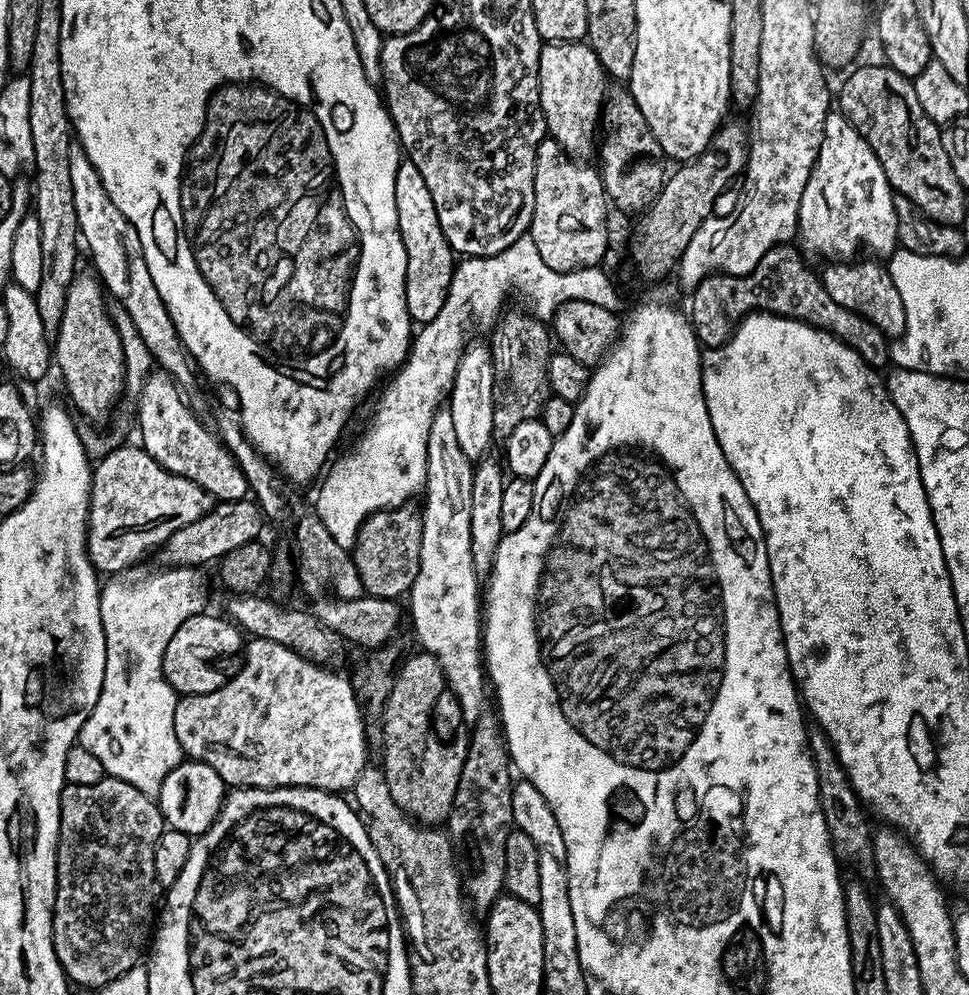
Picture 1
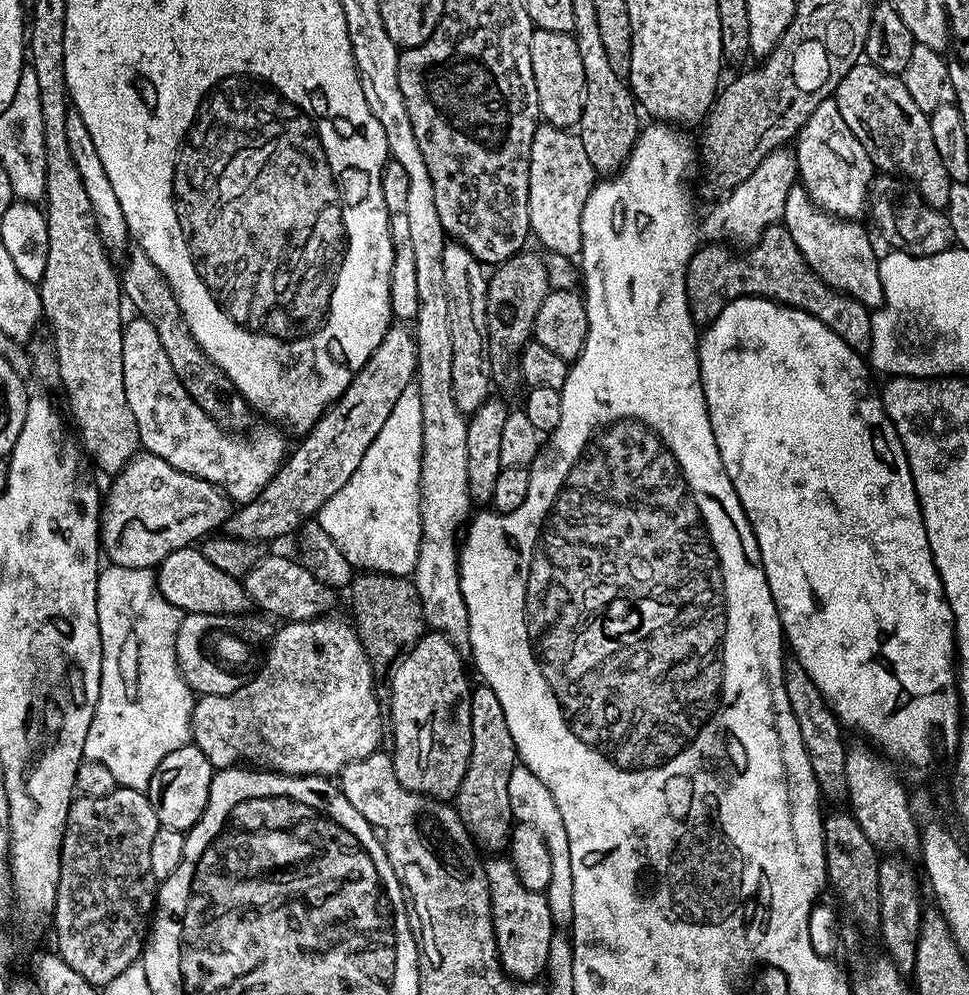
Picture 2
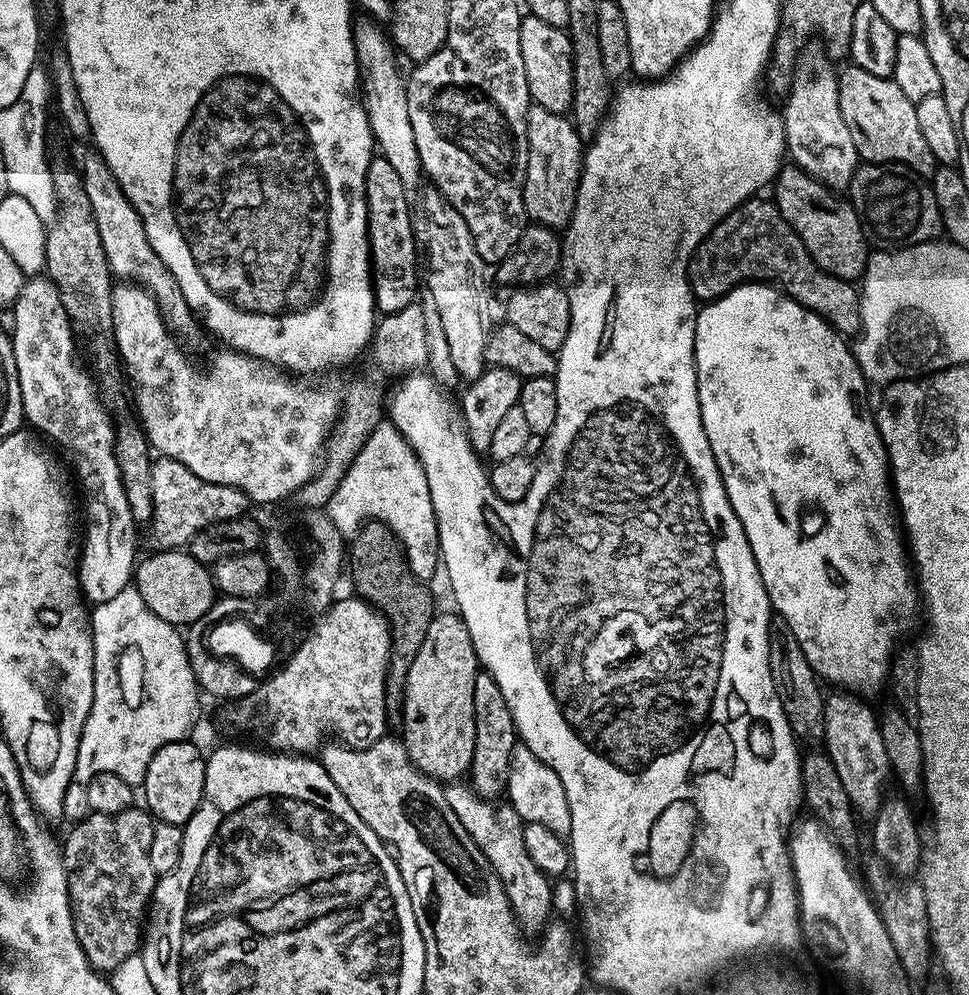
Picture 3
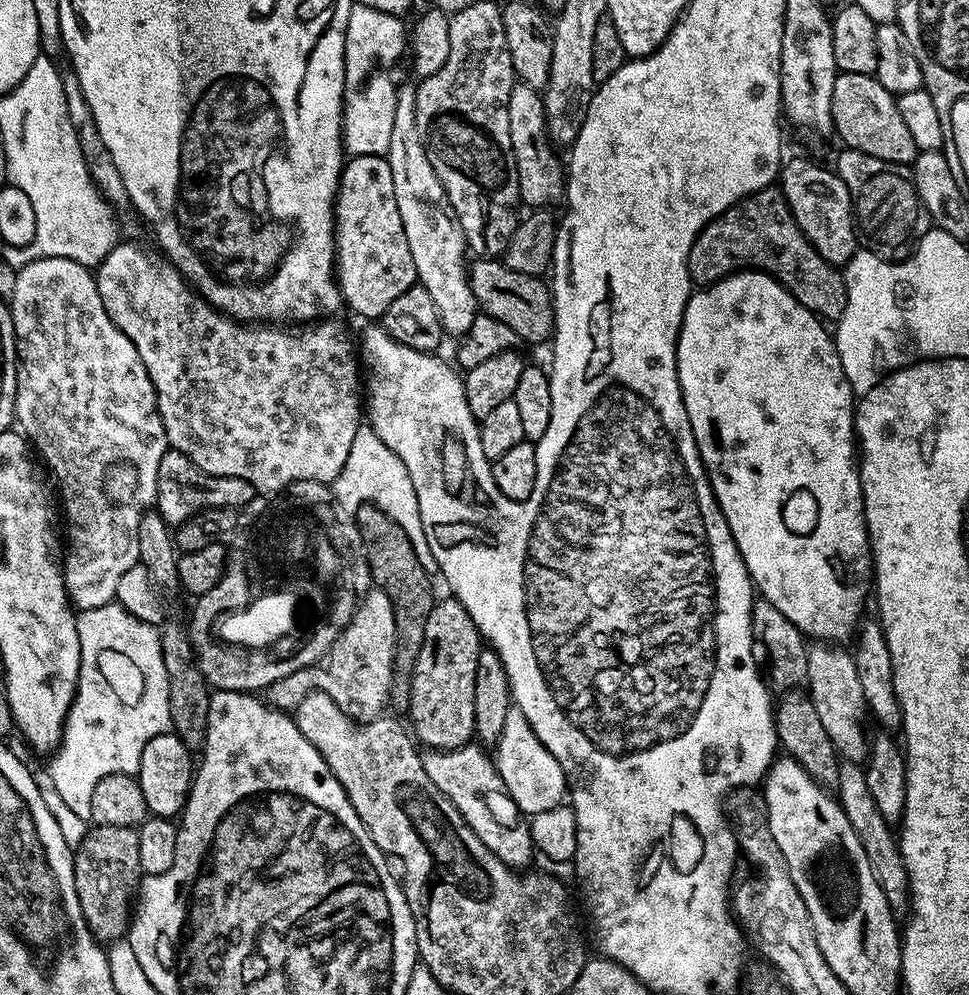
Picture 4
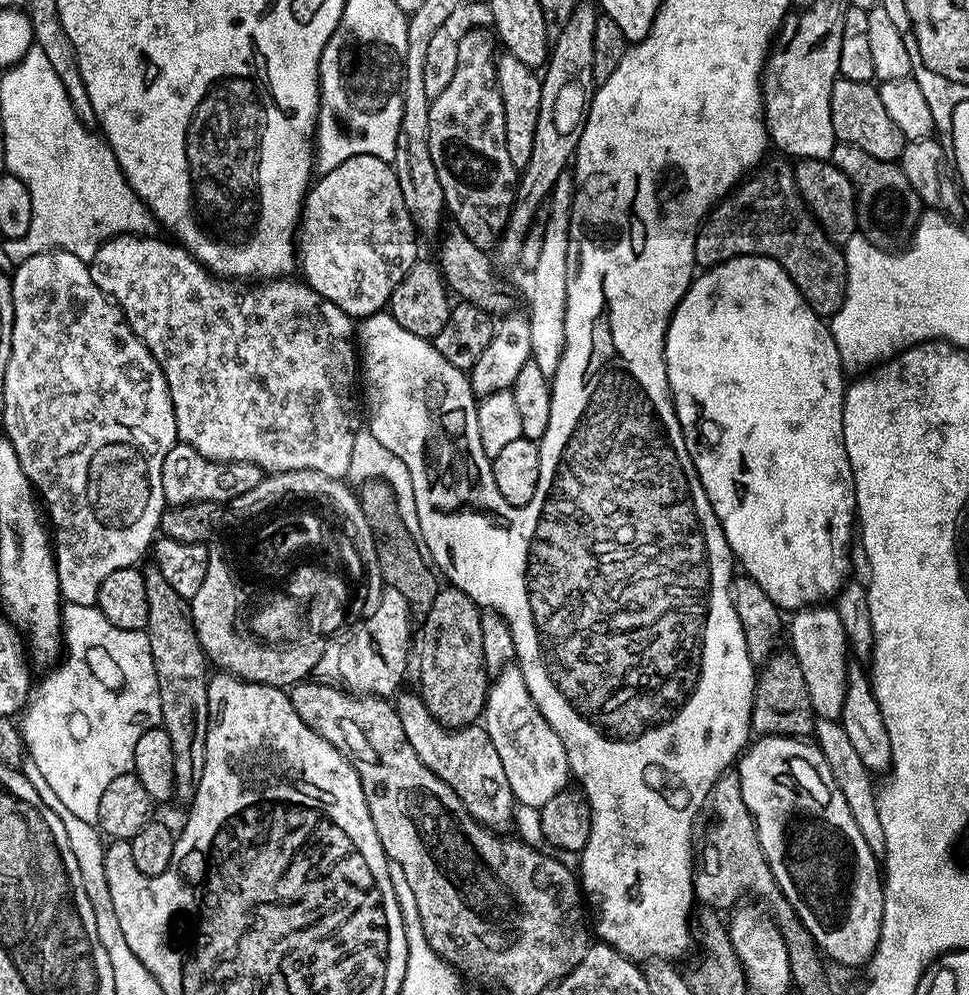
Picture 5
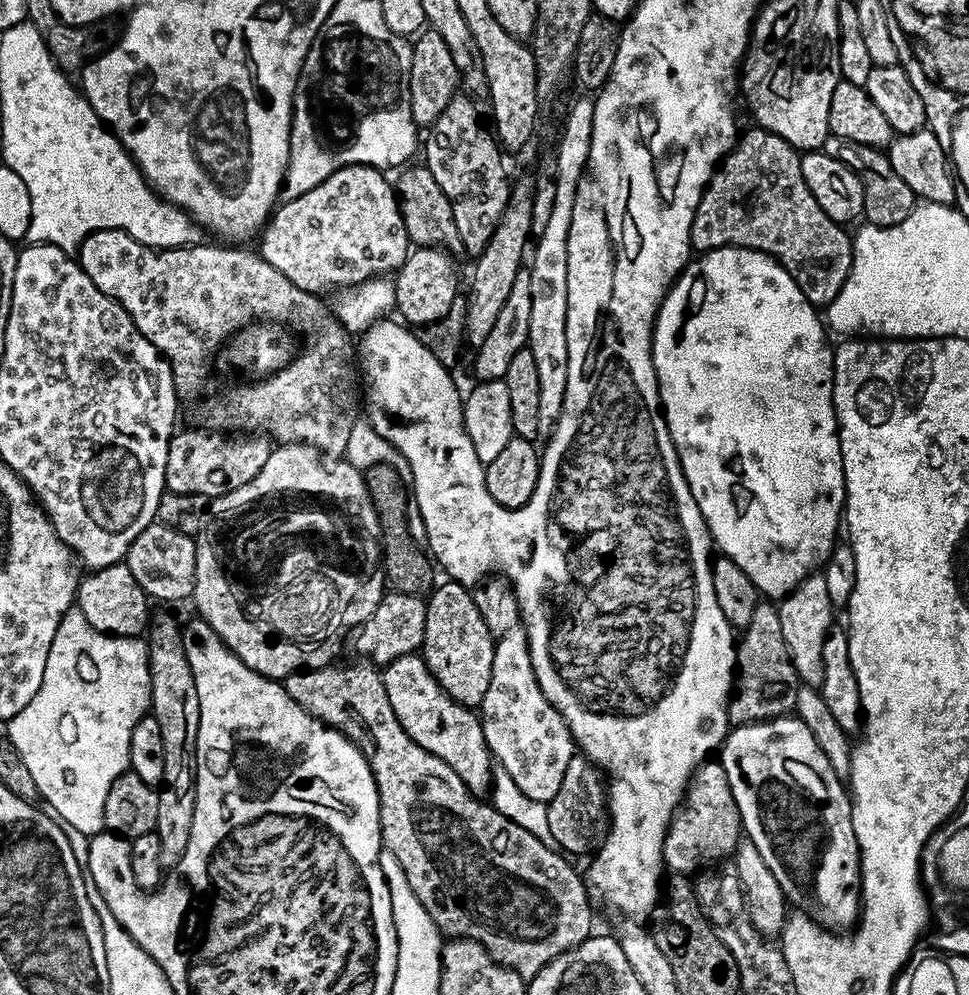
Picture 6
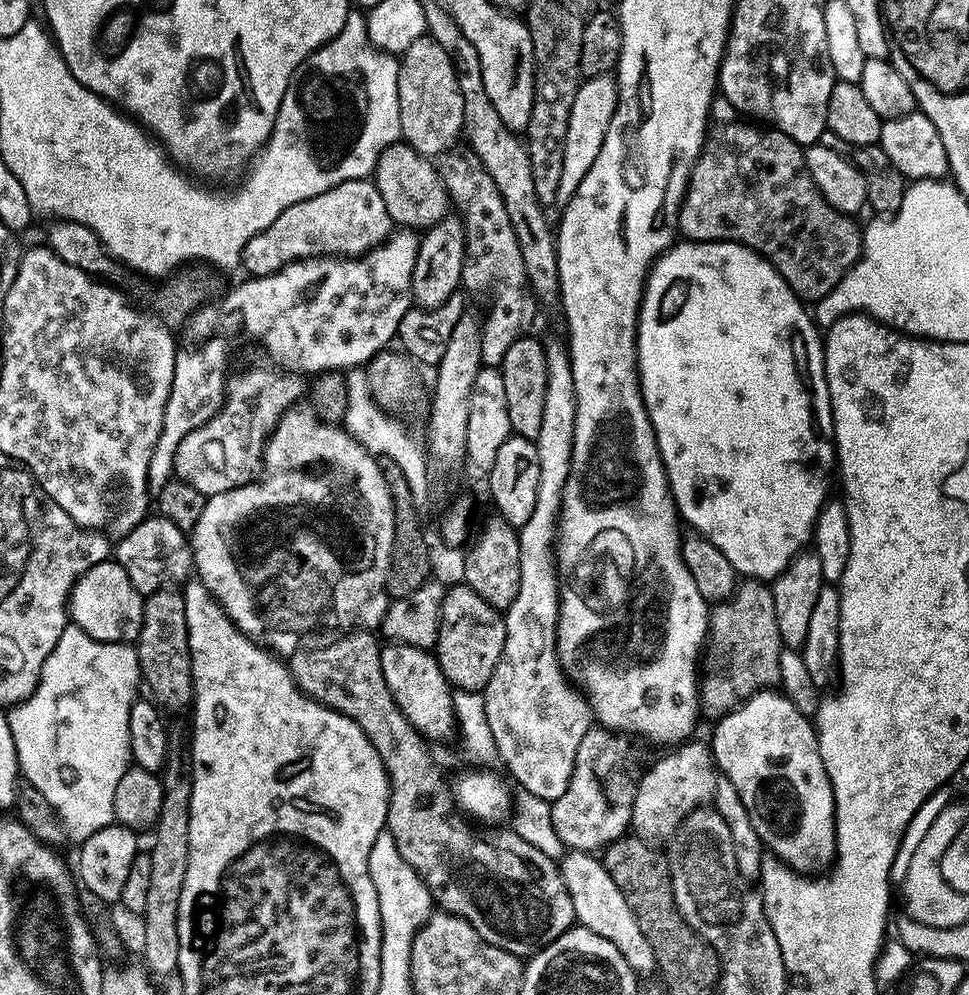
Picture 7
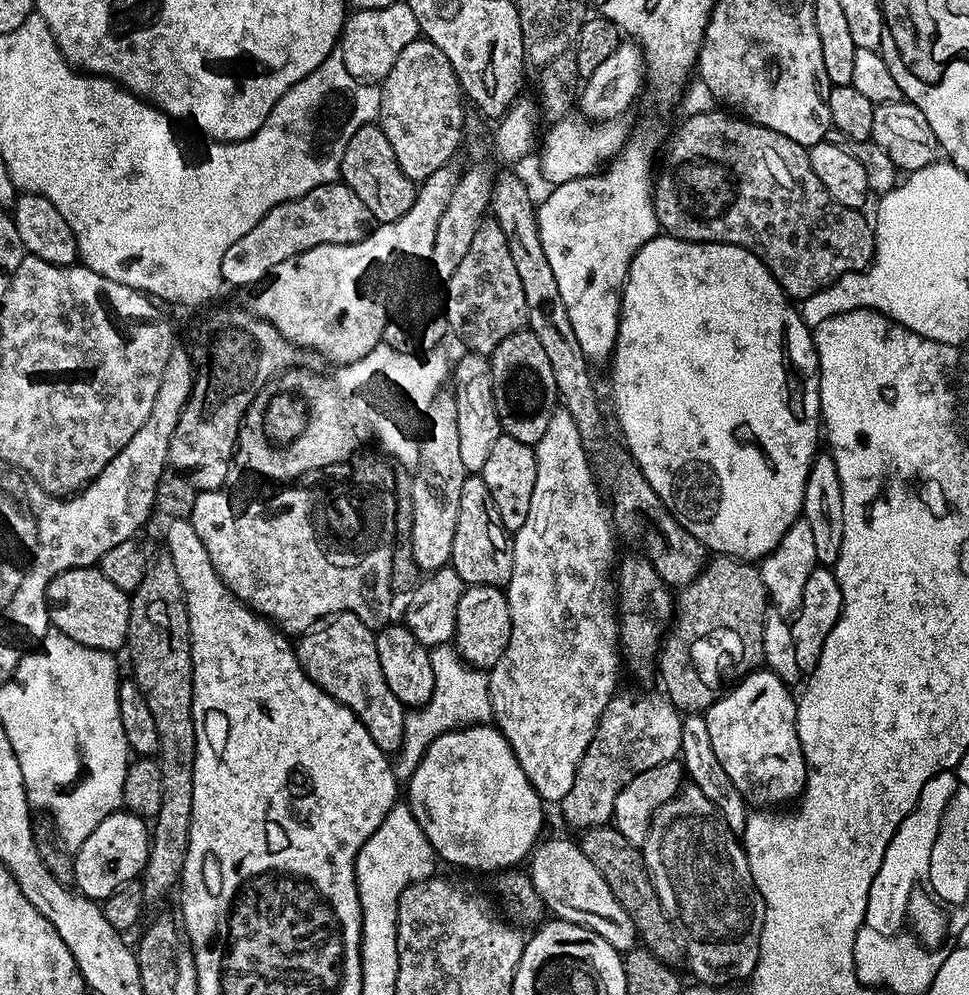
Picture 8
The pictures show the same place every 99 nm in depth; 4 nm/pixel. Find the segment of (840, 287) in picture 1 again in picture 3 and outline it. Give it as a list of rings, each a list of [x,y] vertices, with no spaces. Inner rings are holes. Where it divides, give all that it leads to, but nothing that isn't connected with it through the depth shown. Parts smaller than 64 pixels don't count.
[[[795,166],[781,167],[774,181],[775,188],[774,203],[781,218],[796,231],[798,238],[802,238],[814,263],[832,276],[859,281],[868,268],[870,247],[860,215],[851,203],[843,195],[827,188],[822,181]]]

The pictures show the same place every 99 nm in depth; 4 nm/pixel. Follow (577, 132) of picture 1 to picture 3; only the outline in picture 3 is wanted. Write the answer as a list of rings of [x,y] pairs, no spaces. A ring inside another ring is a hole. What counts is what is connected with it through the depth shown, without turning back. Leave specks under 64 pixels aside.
[[[525,15],[518,30],[518,46],[522,46],[522,66],[526,70],[526,86],[532,104],[551,112],[567,113],[572,107],[572,38],[563,28],[550,26],[542,18]]]

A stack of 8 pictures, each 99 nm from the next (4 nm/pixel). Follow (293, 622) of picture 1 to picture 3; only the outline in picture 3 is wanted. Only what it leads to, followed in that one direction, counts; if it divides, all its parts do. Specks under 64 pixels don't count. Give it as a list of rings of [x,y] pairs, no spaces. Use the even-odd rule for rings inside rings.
[[[156,550],[139,561],[134,568],[134,587],[142,594],[142,602],[158,618],[177,626],[191,626],[203,620],[218,599],[211,571],[186,550]]]

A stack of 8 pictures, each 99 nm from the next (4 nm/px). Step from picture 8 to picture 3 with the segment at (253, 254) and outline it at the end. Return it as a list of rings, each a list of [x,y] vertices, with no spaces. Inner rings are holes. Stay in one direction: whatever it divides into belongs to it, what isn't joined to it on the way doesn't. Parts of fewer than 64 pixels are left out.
[[[374,158],[366,174],[364,197],[368,203],[368,251],[372,262],[376,307],[384,314],[402,310],[402,306],[417,299],[418,232],[414,227],[414,216],[408,213],[408,196],[394,166],[390,166],[390,162],[382,158]]]

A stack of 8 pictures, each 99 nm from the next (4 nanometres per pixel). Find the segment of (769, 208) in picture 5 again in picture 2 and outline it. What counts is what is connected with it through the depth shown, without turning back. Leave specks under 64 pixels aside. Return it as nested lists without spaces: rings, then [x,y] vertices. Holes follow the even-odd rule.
[[[773,226],[761,234],[747,250],[733,250],[720,242],[708,242],[697,247],[686,266],[686,298],[692,321],[707,326],[730,302],[743,296],[761,296],[809,312],[818,322],[830,326],[850,350],[861,354],[872,351],[872,312],[845,292],[831,288],[802,258],[802,250],[794,246],[794,238],[783,227]]]

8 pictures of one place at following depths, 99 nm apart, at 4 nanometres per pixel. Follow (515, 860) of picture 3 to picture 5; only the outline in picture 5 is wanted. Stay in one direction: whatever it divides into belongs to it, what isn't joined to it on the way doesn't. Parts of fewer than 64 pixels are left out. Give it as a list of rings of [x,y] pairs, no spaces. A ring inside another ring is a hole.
[[[419,691],[403,692],[395,697],[394,707],[398,722],[402,722],[402,730],[406,733],[406,742],[414,746],[414,754],[418,754],[422,763],[458,794],[462,806],[466,806],[478,823],[485,824],[493,832],[507,833],[513,827],[518,805],[510,790],[506,770],[502,770],[498,750],[494,750],[494,742],[490,742],[490,734],[483,726],[447,728],[426,710],[426,702]]]

